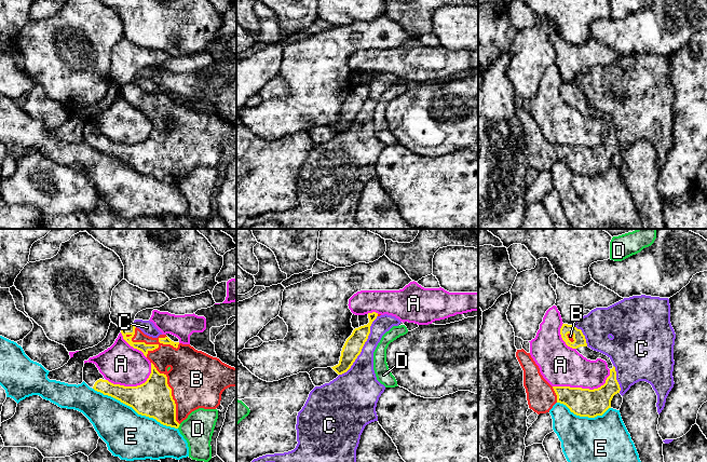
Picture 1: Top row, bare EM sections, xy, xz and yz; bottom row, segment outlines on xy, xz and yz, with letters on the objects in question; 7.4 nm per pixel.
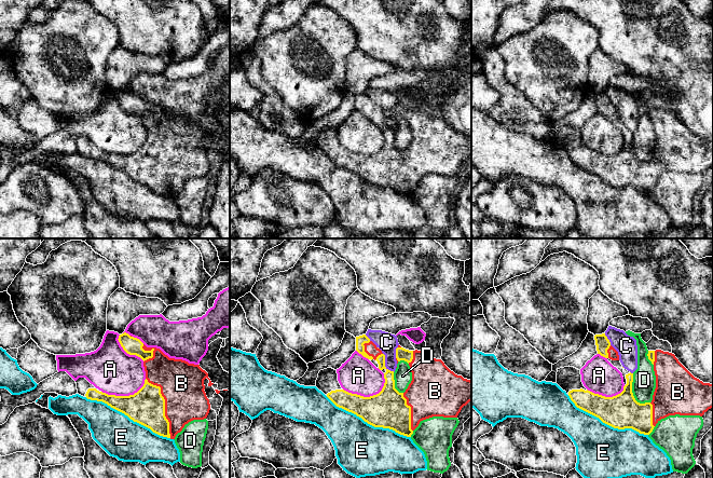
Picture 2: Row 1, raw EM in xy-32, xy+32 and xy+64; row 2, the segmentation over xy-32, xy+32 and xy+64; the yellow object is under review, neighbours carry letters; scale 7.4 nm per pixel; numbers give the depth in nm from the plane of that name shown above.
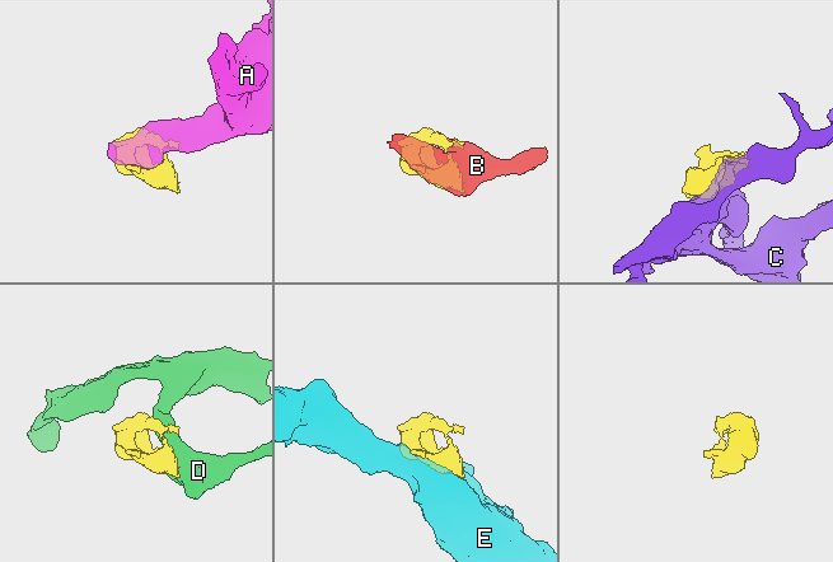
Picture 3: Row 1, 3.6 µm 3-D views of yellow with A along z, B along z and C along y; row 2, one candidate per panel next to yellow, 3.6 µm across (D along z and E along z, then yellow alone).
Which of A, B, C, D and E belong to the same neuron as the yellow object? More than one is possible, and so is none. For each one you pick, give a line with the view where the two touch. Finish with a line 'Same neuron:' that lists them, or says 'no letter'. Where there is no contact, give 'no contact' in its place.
B: contact in xy
Same neuron: B

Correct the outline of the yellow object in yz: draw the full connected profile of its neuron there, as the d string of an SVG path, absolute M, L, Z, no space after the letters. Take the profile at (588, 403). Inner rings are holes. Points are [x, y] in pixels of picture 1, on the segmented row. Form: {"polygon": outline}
{"polygon": "M517 350L516 357L524 370L529 408L538 415L549 412L556 403L560 403L576 416L595 418L611 408L613 396L621 391L614 366L606 383L598 389L552 386L541 375L530 353Z"}

